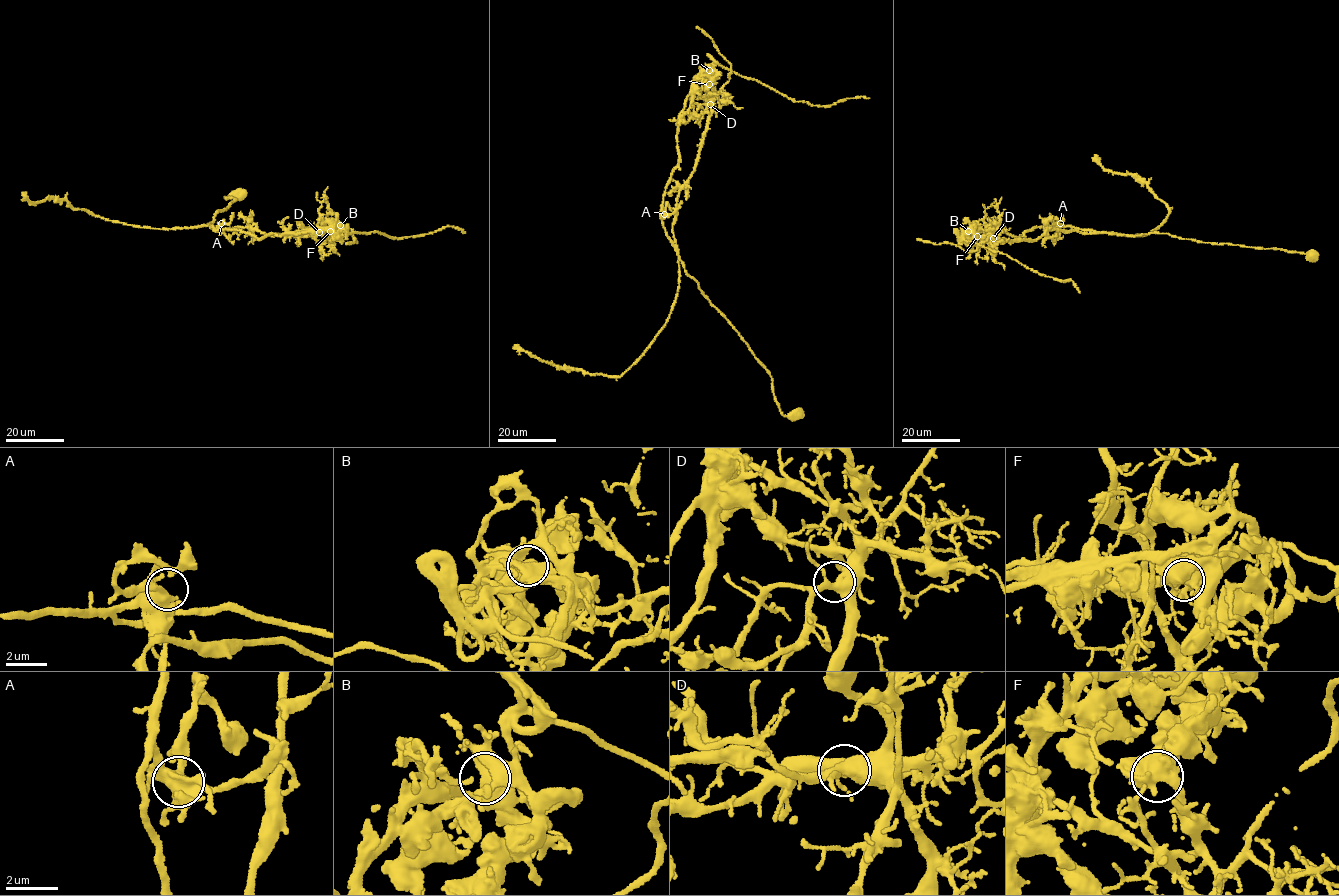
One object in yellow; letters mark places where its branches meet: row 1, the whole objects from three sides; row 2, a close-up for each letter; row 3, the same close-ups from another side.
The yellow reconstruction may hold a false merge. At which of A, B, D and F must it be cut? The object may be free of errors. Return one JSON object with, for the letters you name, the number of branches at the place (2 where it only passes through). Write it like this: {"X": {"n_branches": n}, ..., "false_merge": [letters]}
{"F": {"n_branches": 3}, "false_merge": ["F"]}

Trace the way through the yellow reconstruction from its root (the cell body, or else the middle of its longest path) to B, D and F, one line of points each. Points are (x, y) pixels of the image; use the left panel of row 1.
B: (239, 194), (225, 197), (236, 200), (215, 213), (208, 224), (214, 230), (238, 227), (298, 236), (340, 225)
D: (239, 194), (225, 197), (236, 200), (215, 213), (208, 224), (214, 230), (243, 227), (276, 236), (319, 232)
F: (239, 194), (225, 197), (236, 200), (215, 213), (208, 224), (214, 230), (330, 231)

